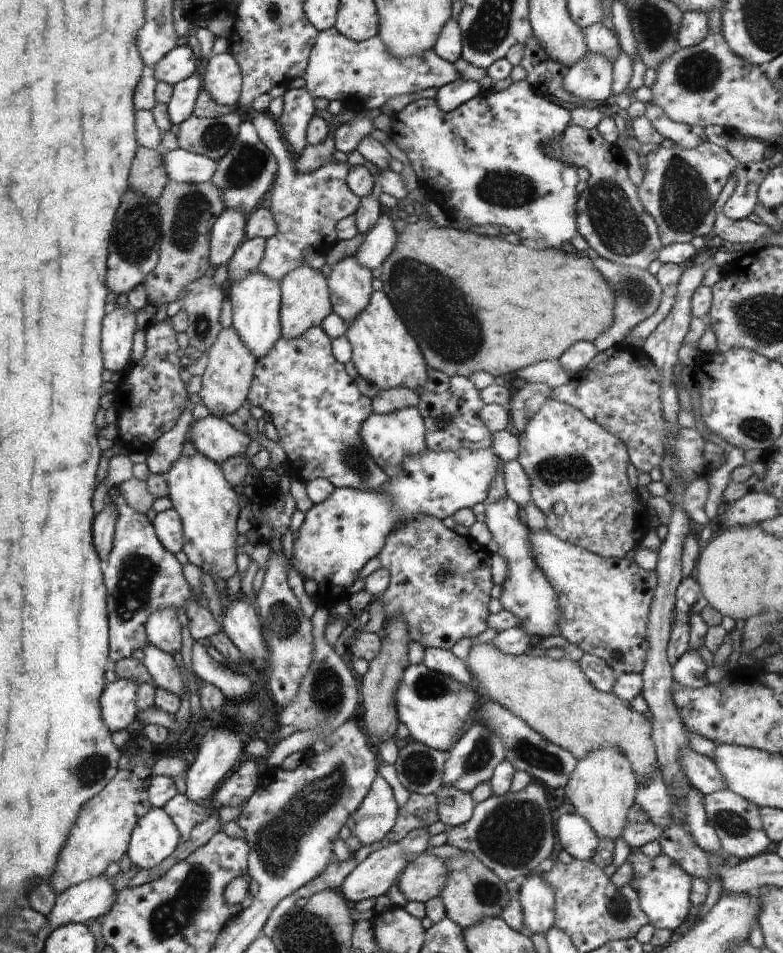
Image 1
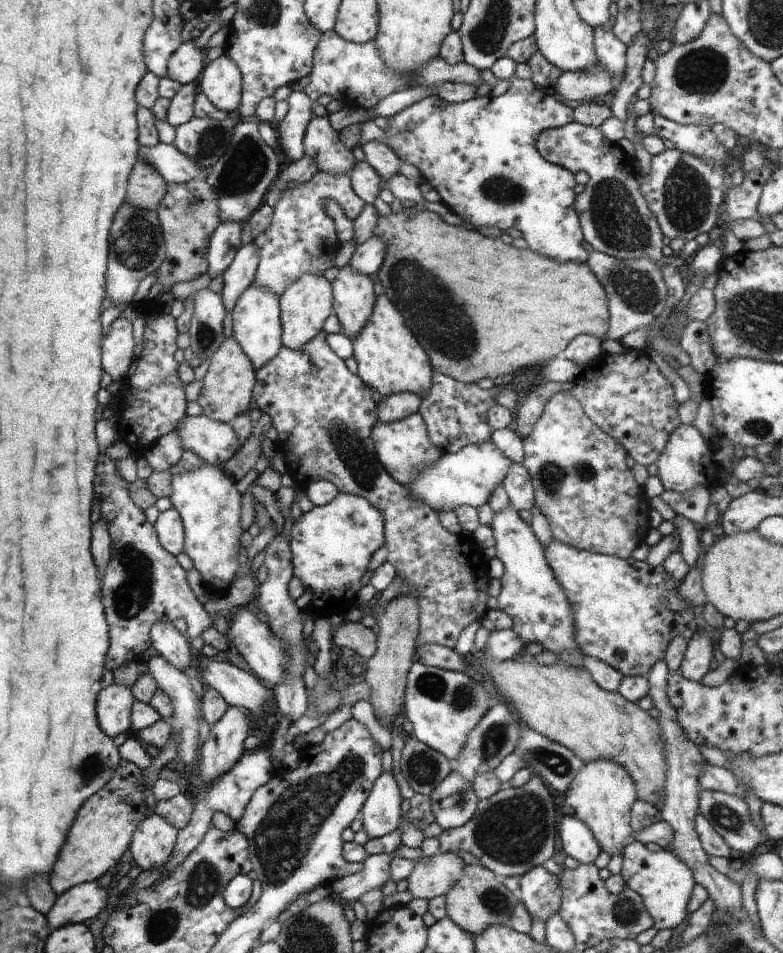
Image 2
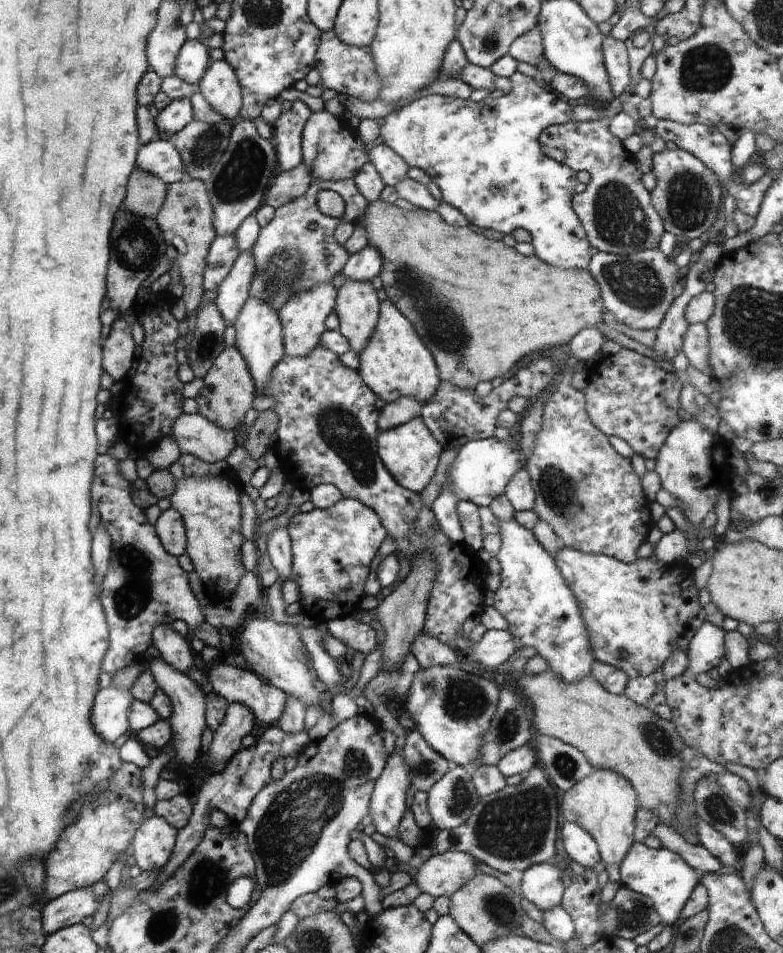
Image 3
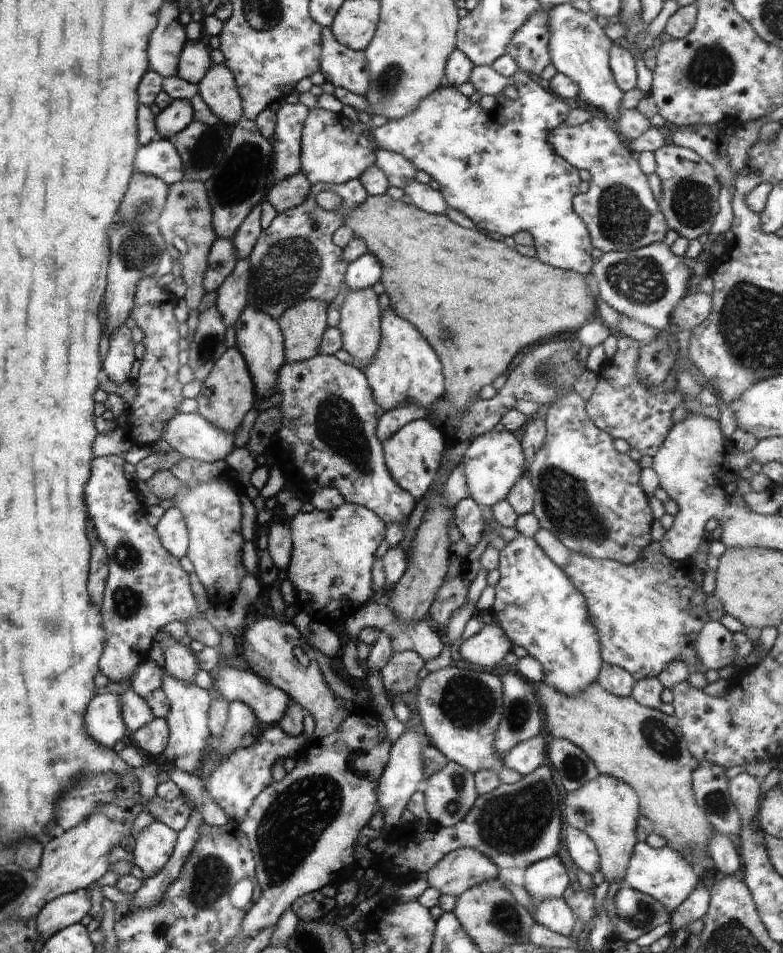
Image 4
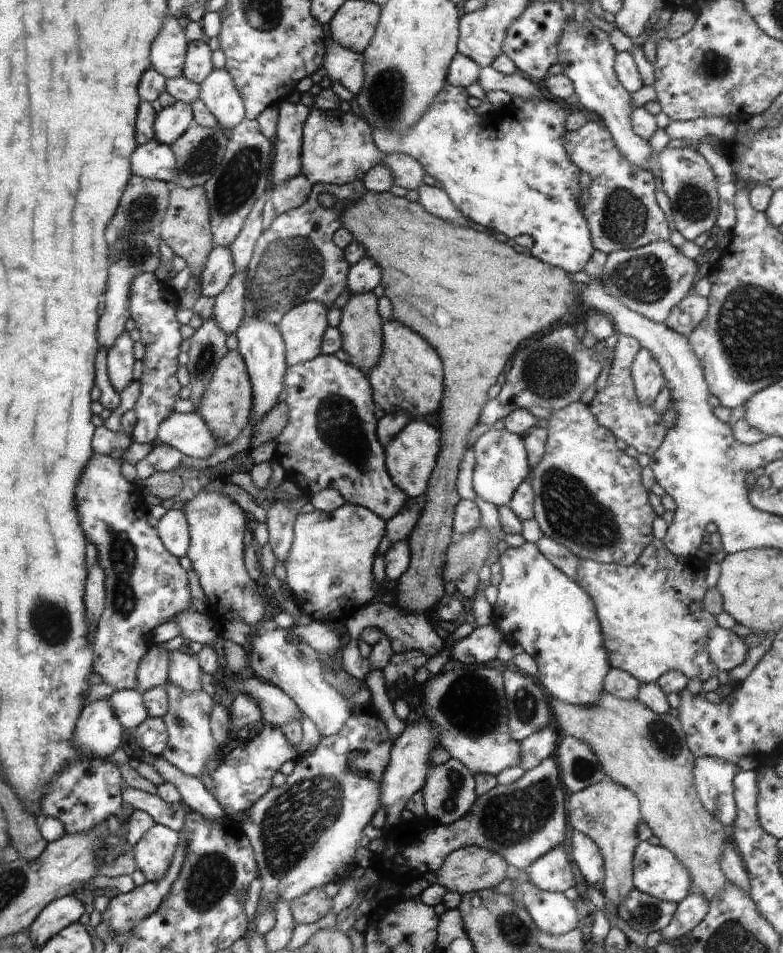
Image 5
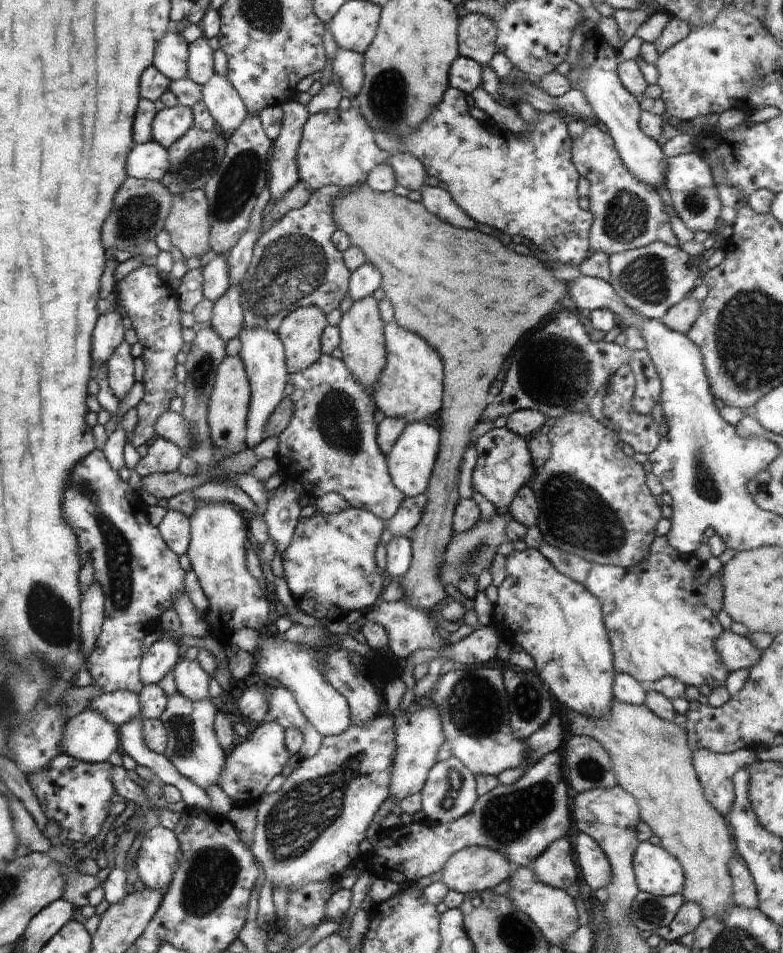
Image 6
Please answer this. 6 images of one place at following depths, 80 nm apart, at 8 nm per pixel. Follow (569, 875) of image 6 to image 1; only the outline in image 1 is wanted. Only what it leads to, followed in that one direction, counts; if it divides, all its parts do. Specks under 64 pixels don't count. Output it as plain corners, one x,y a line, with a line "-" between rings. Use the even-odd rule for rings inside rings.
527,875
517,898
528,936
545,933
555,924
555,890
540,875

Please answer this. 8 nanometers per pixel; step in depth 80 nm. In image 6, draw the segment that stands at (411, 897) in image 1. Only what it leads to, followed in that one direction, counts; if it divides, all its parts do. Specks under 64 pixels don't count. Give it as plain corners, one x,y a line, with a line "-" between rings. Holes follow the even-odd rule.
472,845
461,851
455,852
441,870
441,880
449,890
461,893
476,893
486,889
493,889
510,878
510,861
500,851
485,847

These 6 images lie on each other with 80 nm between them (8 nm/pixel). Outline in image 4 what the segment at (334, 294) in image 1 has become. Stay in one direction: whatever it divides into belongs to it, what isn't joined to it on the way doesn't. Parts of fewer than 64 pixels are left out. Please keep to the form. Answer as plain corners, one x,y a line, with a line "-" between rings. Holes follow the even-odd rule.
372,289
348,291
342,306
338,307
343,349
352,354
355,362
366,367
375,358
381,343
381,310
378,304
379,296

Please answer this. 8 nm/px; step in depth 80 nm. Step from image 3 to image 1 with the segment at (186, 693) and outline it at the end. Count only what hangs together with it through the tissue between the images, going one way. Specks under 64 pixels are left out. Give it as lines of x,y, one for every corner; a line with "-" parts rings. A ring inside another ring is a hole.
149,643
143,648
144,658
142,662
150,673
150,680
156,687
164,689
166,692
175,694
181,700
184,694
184,682
182,674
176,666
174,658
167,652

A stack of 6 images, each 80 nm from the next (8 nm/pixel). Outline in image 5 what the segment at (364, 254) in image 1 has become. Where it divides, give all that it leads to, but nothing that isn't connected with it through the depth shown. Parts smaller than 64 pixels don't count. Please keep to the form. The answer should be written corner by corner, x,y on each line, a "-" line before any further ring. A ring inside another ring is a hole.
364,256
356,264
350,265
347,274
347,288
352,295
373,291
381,284
383,270
370,257

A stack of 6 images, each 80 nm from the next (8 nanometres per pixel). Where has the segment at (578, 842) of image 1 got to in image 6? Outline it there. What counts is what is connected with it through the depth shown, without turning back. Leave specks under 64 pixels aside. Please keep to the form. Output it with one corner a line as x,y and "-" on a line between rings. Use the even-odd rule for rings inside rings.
576,832
572,835
574,860
582,870
582,876
594,892
610,882
612,869
605,852
587,834

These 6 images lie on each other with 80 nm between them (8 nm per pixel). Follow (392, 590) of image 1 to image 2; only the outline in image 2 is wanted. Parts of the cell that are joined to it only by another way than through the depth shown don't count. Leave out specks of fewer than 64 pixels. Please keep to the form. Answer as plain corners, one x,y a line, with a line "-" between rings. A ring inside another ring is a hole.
320,331
300,350
290,350
282,345
280,352
267,365
255,371
256,386
252,391
253,401
258,409
269,414
278,431
278,443
286,452
300,458
308,468
310,482
318,478
332,482
340,493
364,497
374,505
385,520
384,549
388,549
387,560
403,577
398,595
412,593
419,602
419,631
417,648
424,643
436,643
454,649
460,632
472,622
482,620
488,607
489,560
484,557
483,548
466,534
450,533
438,519
435,510
415,497
405,486
396,482
382,466
372,440
372,429
377,423
377,404
374,403
368,386
353,374
346,363
334,354
326,342
326,334

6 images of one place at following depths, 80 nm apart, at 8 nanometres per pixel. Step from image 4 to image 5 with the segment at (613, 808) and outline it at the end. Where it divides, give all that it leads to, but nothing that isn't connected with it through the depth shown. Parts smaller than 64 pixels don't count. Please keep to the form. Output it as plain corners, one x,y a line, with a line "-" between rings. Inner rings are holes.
604,779
573,793
565,804
570,826
589,836
600,849
605,870
603,896
617,908
635,888
633,856
639,843
637,837
637,826
641,821
639,803
639,799
631,790
617,782

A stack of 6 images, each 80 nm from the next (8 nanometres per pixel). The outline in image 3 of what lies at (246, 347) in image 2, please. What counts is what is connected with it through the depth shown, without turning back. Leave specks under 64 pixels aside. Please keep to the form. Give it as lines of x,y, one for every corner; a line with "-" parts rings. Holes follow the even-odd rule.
248,298
233,325
236,331
235,346
248,363
255,385
260,390
269,382
272,371
285,355
283,326
278,311
260,299

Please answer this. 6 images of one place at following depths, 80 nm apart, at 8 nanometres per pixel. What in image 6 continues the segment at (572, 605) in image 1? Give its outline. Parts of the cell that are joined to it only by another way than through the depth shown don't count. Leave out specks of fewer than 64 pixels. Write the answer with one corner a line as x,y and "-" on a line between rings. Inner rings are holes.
657,536
654,538
651,544
651,549
649,550
649,555
643,558
638,564
631,566
630,569
625,569
624,567
614,567
612,565
599,565
598,563
593,563
591,566
588,576
583,582
584,586
593,594
597,601
600,603
603,623
606,629
606,634
611,646
611,651
613,654
613,665
616,673
629,674
632,678
635,678
640,684
650,684
651,682
656,682
662,677
674,677
684,683
686,686
697,686
698,688
702,684
706,686
711,686
712,689
718,688
725,684
726,679
729,675
729,668
724,664
723,658
715,647
716,639
725,631
720,625
720,622
716,618
716,613
712,612
704,602
705,594
707,591
707,582
711,577
711,572
706,568
706,563
699,560
694,553
683,553
673,549
670,543
667,541
667,536

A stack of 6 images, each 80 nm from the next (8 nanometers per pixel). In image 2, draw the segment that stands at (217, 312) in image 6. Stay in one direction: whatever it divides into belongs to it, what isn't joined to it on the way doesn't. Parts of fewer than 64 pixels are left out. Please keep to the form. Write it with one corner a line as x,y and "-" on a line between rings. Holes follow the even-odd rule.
253,242
243,244
230,266
222,273
223,289
219,295
228,312
232,312
240,296
254,283
258,263
259,256

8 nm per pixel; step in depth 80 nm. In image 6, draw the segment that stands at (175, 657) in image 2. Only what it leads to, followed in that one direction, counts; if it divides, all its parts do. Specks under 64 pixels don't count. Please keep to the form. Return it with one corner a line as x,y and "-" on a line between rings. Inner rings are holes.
181,658
177,665
171,669
174,680
174,689
192,701
208,699
208,673
200,668
198,662

